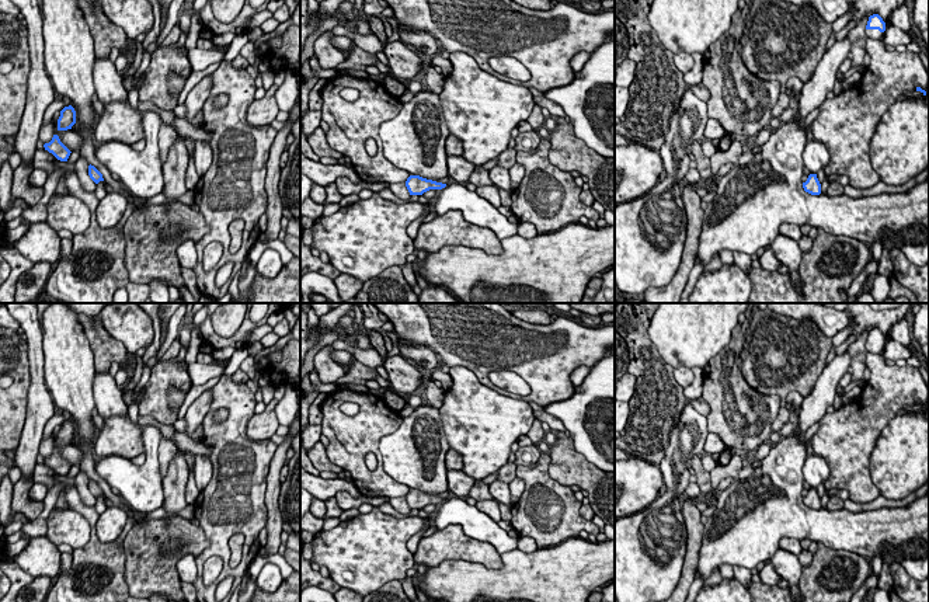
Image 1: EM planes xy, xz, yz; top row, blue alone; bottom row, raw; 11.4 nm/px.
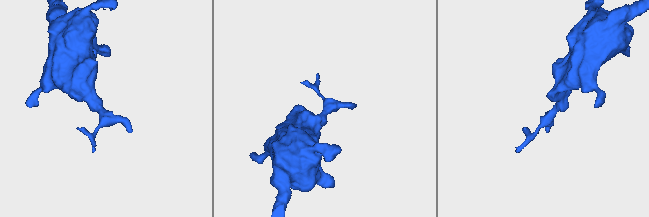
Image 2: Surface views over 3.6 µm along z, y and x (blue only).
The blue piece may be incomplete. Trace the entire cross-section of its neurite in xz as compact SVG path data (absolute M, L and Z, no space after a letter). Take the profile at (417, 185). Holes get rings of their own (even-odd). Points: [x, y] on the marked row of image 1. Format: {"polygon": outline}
{"polygon": "M410 175L406 181L406 187L410 195L422 195L429 189L442 189L446 187L446 184L427 180L420 175Z"}

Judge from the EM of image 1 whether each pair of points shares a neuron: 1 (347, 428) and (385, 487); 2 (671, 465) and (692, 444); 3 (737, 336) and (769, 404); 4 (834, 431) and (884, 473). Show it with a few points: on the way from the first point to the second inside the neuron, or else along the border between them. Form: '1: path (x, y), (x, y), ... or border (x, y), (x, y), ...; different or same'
1: path (355, 445), (357, 466), (368, 477); same
2: path (677, 459), (686, 449); same
3: path (733, 357), (733, 382), (748, 397); same
4: border (883, 430), (869, 466), (870, 480), (879, 493); different

